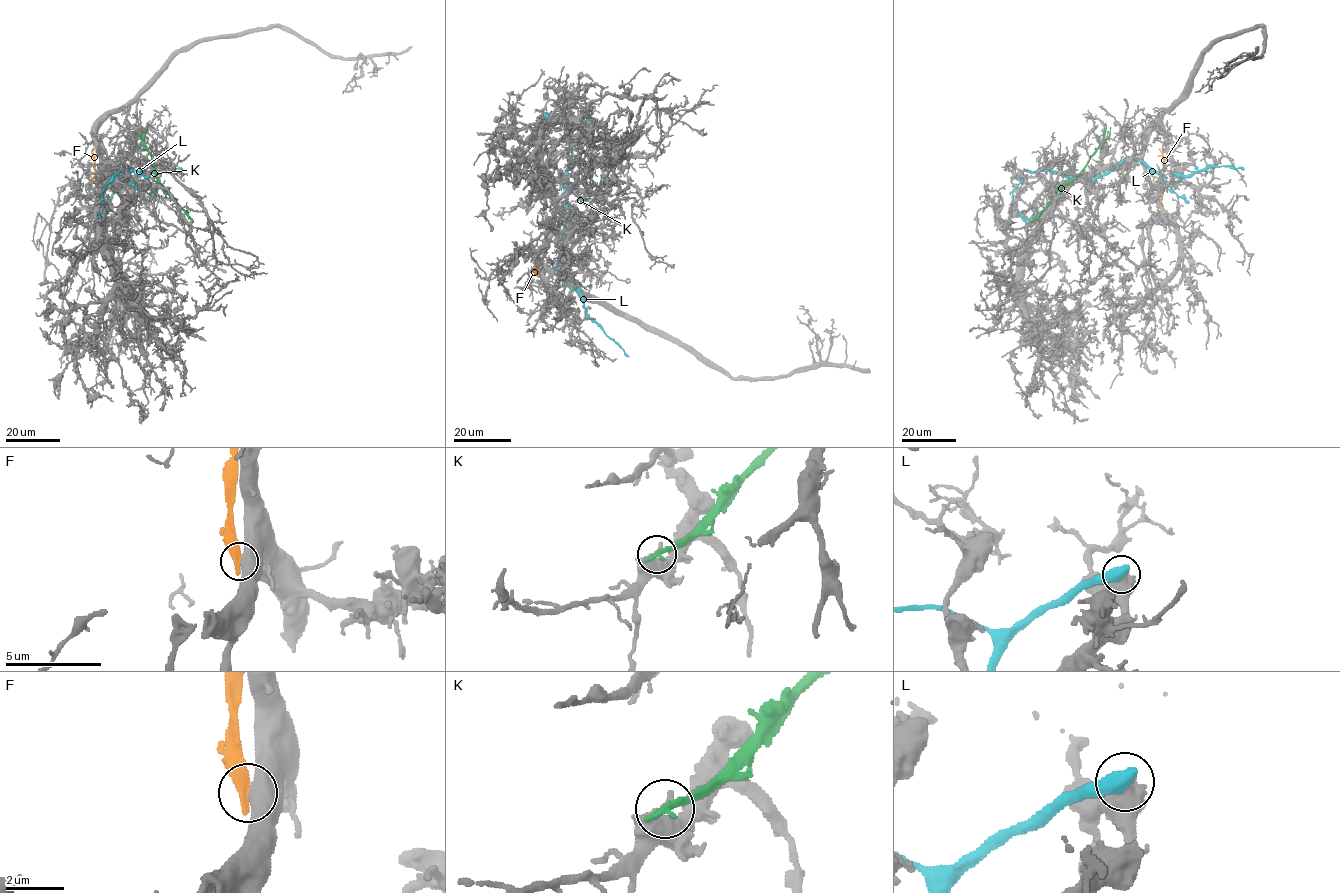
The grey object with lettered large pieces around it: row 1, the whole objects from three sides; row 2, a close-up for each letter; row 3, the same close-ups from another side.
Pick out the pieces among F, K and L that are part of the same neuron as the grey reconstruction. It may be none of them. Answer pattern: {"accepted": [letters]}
{"accepted": []}

